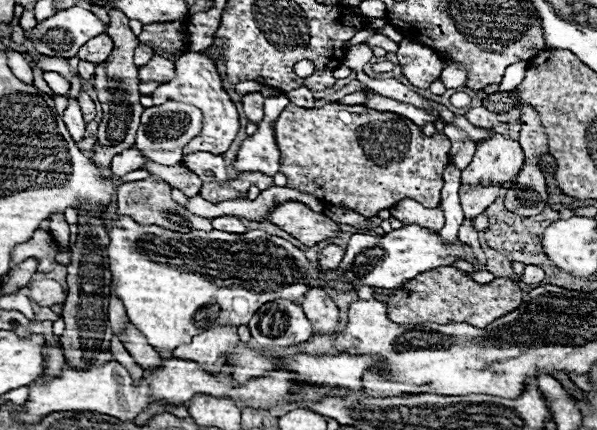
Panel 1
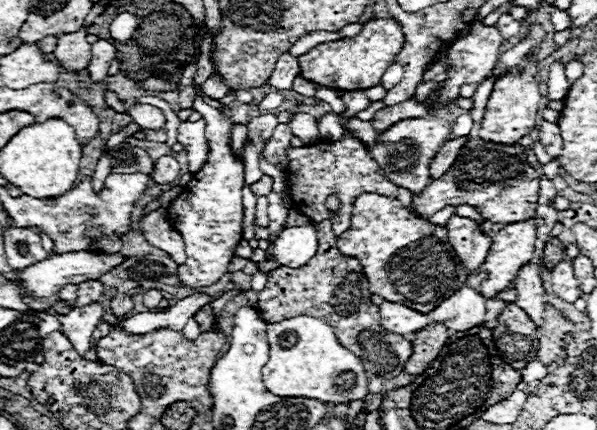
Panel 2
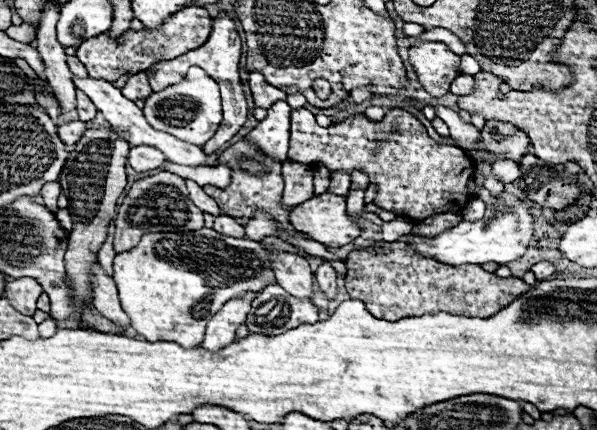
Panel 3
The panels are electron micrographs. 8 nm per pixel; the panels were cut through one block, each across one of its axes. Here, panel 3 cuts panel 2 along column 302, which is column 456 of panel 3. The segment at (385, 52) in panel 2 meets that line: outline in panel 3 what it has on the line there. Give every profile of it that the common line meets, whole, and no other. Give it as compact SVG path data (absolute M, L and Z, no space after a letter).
M422 42L410 48L410 64L420 84L432 96L448 94L454 78L460 76L460 56L442 42Z

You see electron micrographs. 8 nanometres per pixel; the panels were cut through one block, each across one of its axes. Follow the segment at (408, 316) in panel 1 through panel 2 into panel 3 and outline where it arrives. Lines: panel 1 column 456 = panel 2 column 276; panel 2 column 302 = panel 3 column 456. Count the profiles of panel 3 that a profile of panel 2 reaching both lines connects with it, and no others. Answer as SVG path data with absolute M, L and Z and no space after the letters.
M408 234L396 242L372 242L366 248L352 250L346 258L346 288L350 298L360 298L368 312L382 320L400 320L434 312L450 312L464 316L492 316L514 298L532 290L520 278L500 278L482 266L444 266L436 258L420 258L408 246Z

